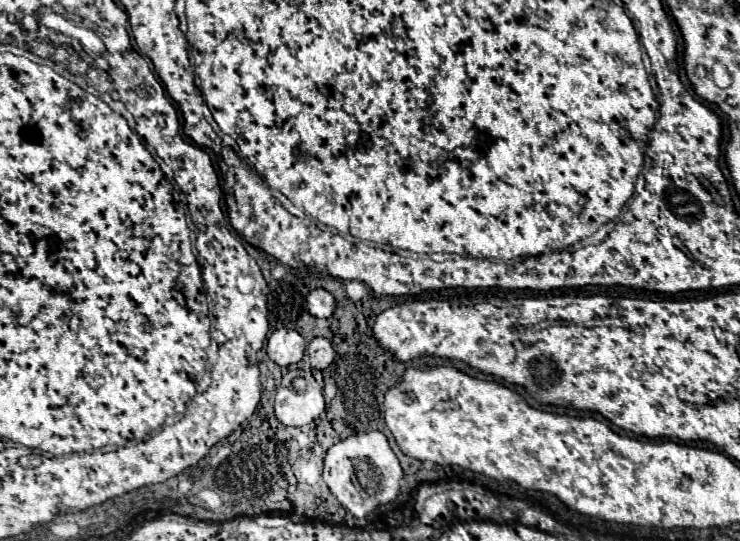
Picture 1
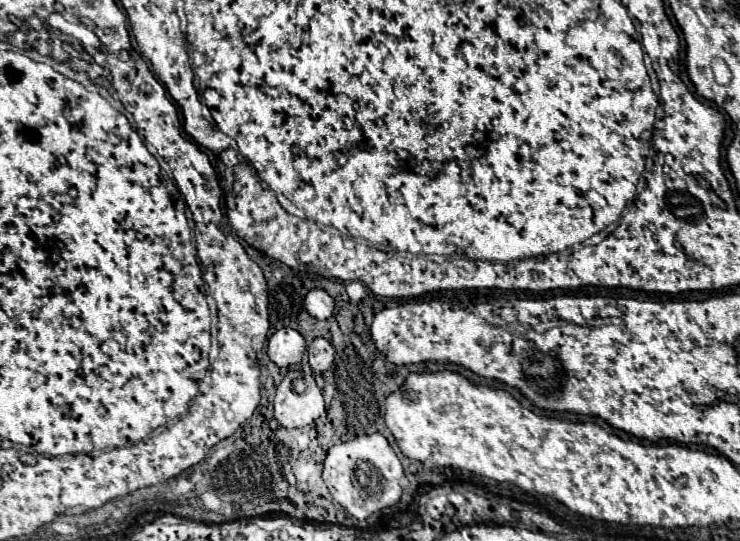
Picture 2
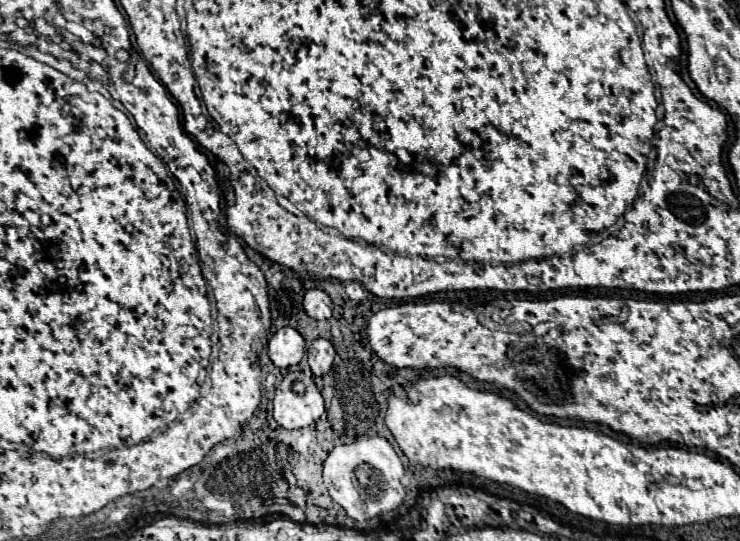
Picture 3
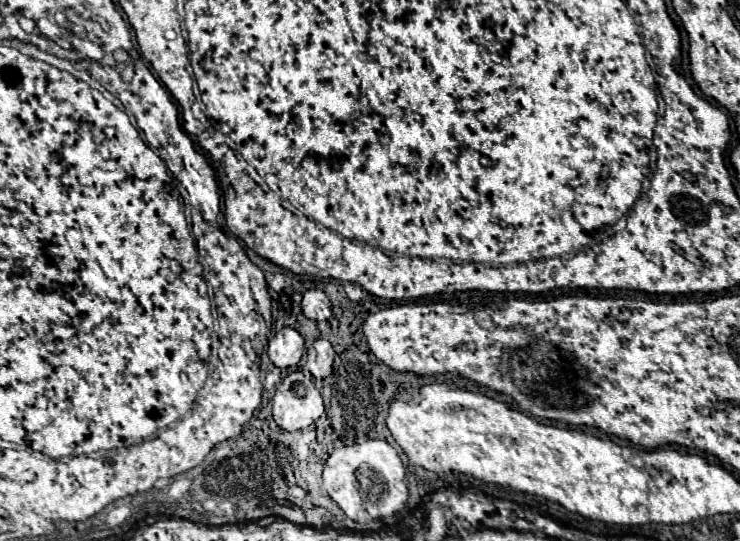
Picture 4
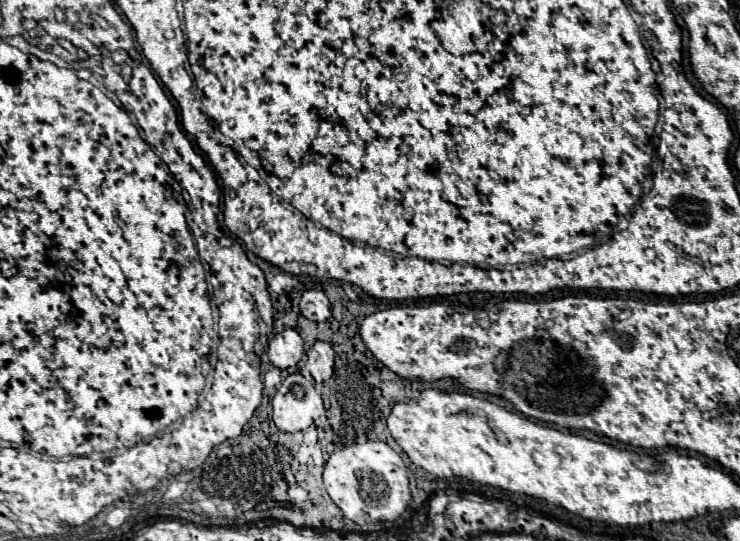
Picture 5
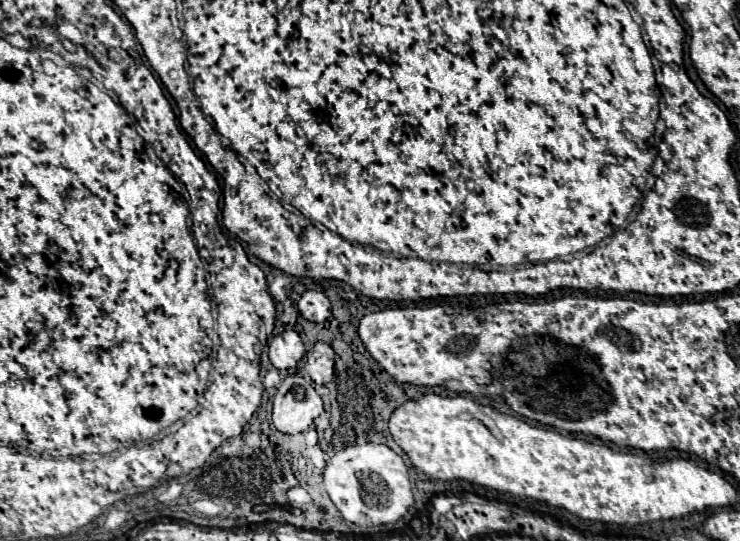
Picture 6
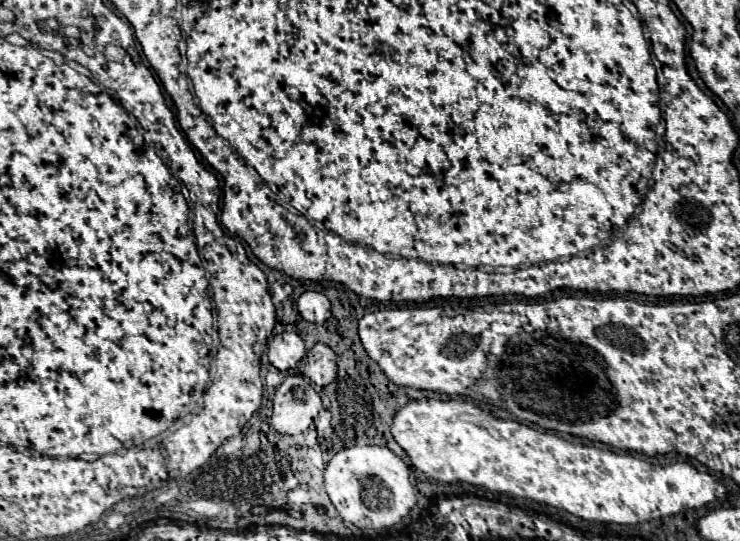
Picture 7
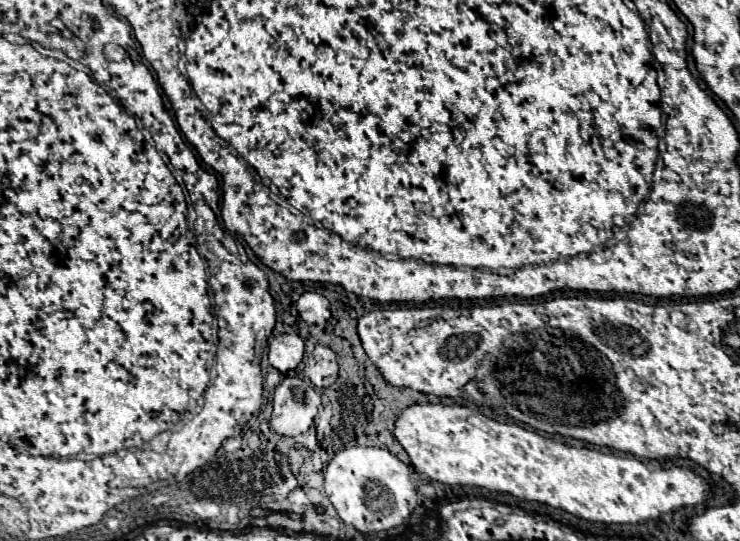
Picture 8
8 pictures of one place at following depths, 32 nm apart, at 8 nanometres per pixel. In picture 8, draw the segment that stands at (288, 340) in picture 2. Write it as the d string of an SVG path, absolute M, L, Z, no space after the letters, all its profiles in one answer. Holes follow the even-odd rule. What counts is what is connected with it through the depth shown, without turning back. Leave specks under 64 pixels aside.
M280 334L270 340L268 360L282 374L294 370L304 358L304 342L298 334Z

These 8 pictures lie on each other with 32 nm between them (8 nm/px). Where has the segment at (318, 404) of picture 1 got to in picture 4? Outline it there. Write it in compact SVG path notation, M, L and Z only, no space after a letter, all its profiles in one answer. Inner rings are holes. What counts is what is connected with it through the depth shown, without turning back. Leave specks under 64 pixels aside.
M302 370L290 372L276 388L274 420L282 430L302 430L324 414L324 402L310 376Z

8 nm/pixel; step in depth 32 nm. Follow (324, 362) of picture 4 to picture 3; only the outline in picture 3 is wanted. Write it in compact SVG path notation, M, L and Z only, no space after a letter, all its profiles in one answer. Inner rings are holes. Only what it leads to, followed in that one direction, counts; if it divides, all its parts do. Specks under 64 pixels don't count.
M316 338L310 346L308 346L308 366L316 376L326 374L332 368L334 362L334 346L330 340L326 338Z

